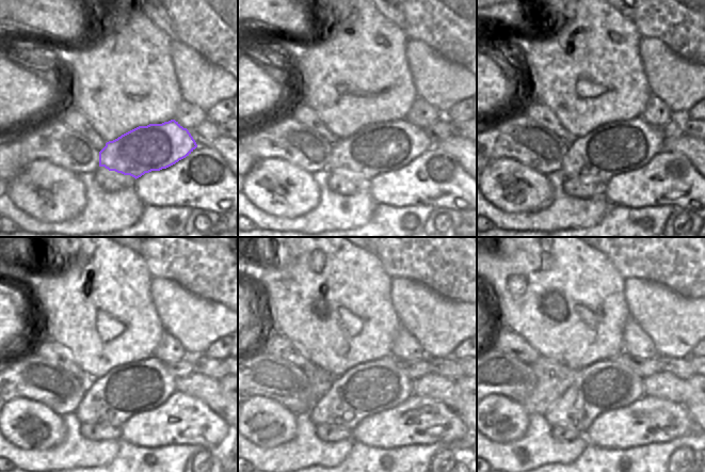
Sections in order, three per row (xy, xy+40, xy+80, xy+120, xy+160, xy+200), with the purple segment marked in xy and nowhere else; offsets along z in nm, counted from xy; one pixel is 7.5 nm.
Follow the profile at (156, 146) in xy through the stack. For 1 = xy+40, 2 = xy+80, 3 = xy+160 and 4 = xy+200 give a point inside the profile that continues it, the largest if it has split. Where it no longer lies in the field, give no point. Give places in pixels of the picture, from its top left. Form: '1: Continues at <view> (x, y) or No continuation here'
1: Continues at xy+40 (375, 148)
2: Continues at xy+80 (615, 147)
3: Continues at xy+160 (369, 388)
4: Continues at xy+200 (608, 384).

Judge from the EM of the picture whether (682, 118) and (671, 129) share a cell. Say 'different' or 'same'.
same

